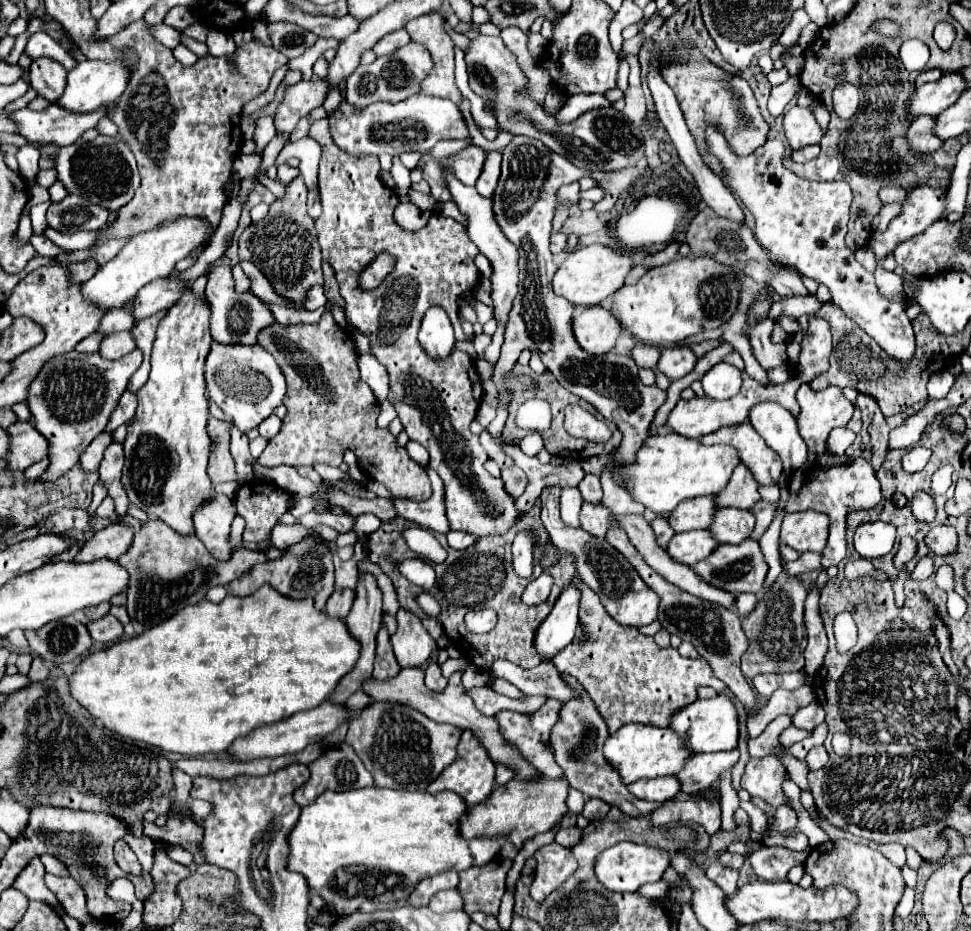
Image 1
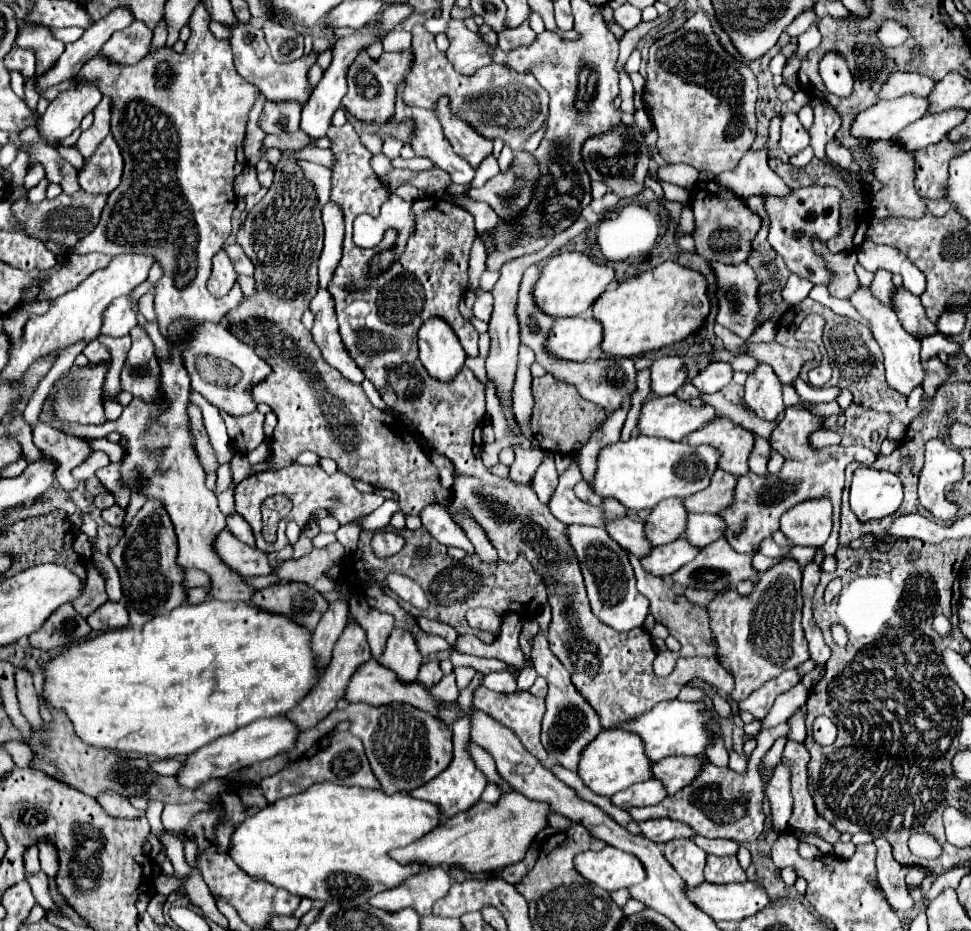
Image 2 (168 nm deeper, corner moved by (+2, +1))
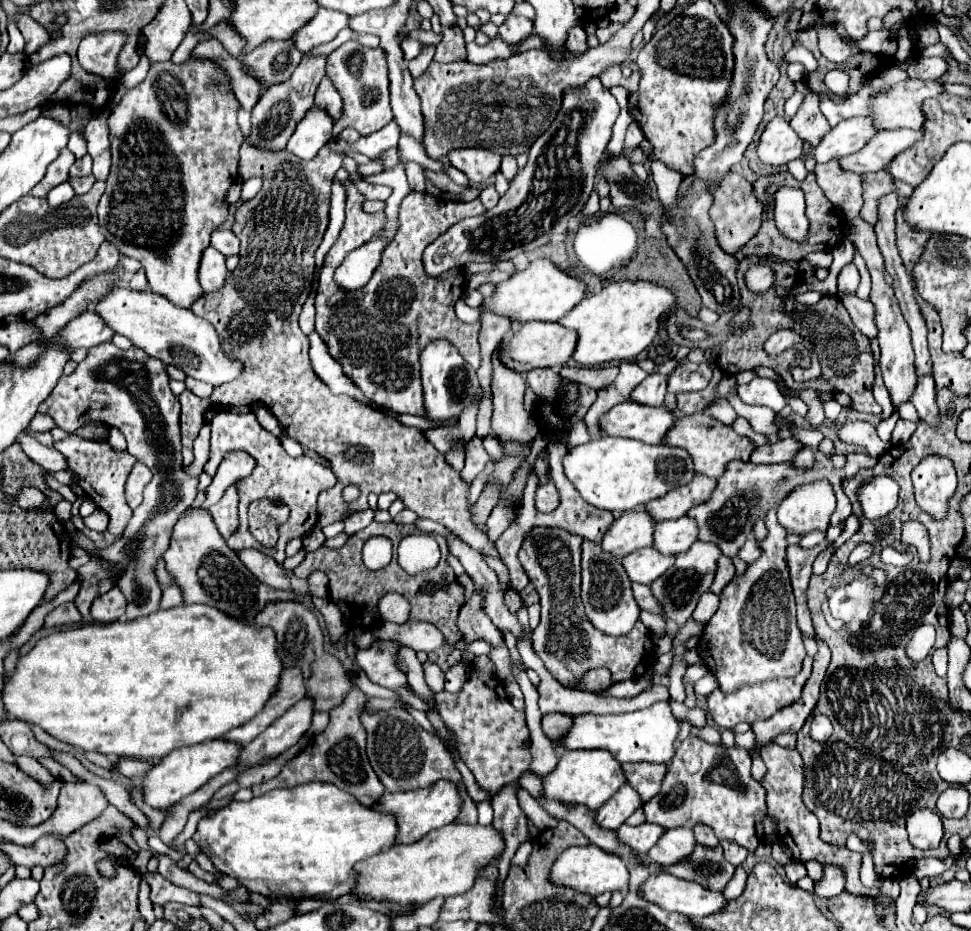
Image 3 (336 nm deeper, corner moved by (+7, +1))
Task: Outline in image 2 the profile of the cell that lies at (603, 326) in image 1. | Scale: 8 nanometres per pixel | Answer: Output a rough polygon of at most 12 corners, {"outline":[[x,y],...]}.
{"outline":[[591,316],[557,318],[545,350],[585,362],[601,344]]}

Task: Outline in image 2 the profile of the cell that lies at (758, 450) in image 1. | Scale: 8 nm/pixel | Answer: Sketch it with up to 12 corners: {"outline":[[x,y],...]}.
{"outline":[[719,416],[689,434],[693,446],[713,446],[719,468],[749,472],[753,434]]}

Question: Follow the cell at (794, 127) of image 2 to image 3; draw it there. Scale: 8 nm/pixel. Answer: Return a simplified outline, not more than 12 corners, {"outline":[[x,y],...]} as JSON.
{"outline":[[786,118],[760,136],[758,158],[784,166],[802,156],[802,140]]}

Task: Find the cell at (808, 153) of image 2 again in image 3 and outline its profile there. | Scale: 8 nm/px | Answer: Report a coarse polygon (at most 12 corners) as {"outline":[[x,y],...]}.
{"outline":[[802,158],[788,164],[790,172],[796,180],[804,180],[808,170],[804,168]]}

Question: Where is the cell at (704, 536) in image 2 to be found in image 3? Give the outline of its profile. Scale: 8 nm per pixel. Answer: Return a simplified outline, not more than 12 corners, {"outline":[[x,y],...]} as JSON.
{"outline":[[690,516],[656,524],[654,548],[686,552],[698,540]]}

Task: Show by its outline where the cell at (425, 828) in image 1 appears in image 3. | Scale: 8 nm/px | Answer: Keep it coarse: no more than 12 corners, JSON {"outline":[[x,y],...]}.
{"outline":[[336,784],[230,802],[194,842],[252,892],[336,902],[398,822]]}

